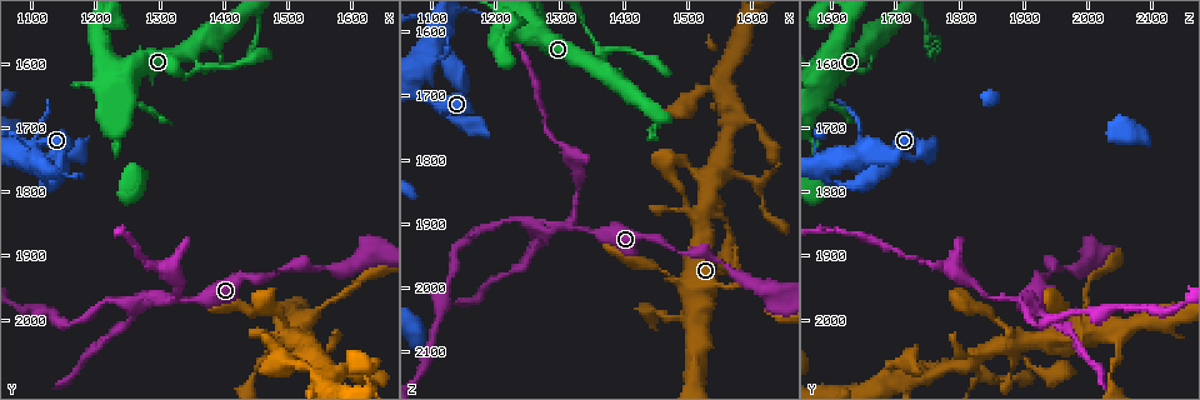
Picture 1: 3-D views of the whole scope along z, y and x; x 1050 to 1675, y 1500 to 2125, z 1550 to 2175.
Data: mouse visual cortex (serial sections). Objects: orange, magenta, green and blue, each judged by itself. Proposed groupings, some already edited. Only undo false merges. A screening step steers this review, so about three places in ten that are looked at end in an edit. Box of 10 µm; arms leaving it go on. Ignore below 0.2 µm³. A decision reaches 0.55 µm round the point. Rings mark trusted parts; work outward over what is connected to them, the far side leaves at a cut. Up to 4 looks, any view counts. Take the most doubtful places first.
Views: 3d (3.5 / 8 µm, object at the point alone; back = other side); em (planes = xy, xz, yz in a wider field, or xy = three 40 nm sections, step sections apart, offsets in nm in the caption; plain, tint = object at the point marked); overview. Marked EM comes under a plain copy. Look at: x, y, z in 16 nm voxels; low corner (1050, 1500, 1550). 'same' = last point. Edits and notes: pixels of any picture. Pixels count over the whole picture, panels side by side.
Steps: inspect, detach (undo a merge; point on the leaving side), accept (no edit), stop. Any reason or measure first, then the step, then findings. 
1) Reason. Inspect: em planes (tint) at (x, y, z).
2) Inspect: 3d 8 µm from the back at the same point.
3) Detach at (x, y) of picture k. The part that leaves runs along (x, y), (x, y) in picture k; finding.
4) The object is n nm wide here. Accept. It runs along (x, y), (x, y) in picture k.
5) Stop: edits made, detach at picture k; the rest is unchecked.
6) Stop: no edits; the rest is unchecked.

Inspect: 3d 3.5 µm at (1360, 1605, 1630).

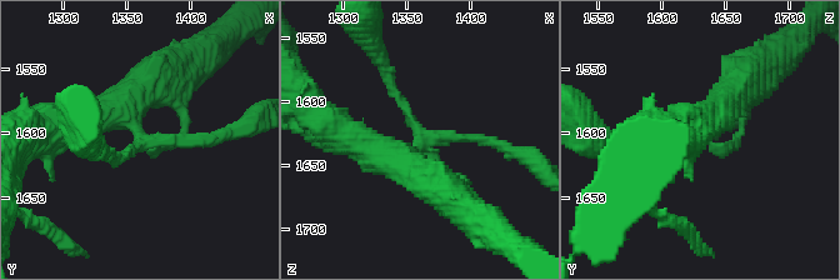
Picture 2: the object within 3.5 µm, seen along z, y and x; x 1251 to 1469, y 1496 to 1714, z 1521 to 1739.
Now the EM. Inspect: em xy step 5 (tint) at (1360, 1606, 1632).

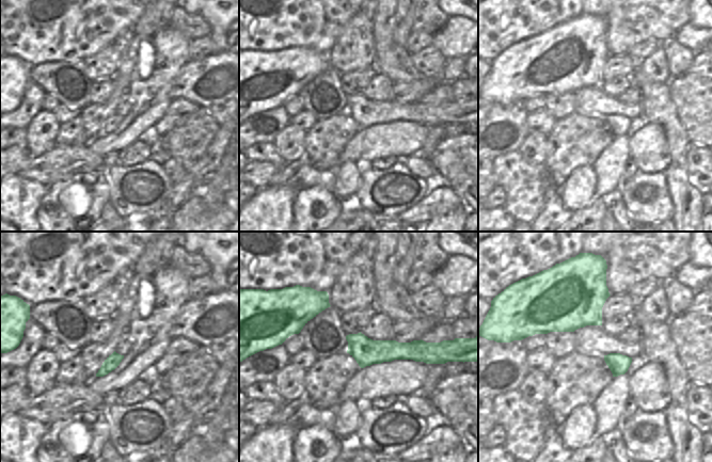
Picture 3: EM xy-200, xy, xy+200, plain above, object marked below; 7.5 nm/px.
Accept. It runs along (75, 126), (114, 110), (144, 141), (221, 134) in picture 2; one cell here.

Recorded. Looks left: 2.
Narrows sharply. Inspect: 3d 8 µm from the back at (1315, 1965, 1905).

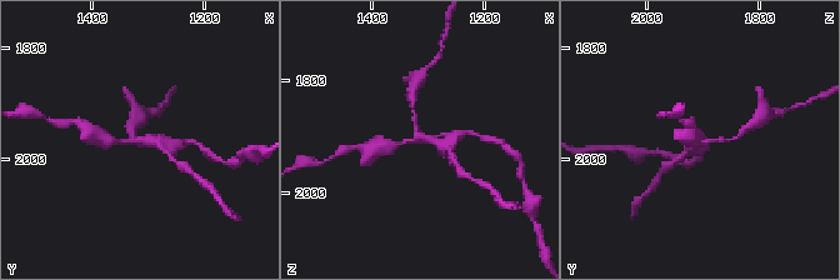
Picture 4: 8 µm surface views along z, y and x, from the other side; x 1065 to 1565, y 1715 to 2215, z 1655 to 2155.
3 arms meet here; the arms are 150, 250, 250 nm wide. Inspect: em xy step 1 (tint) at the same point.

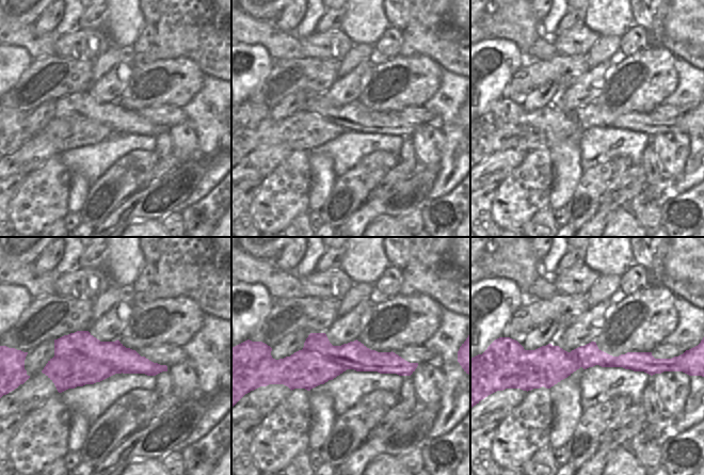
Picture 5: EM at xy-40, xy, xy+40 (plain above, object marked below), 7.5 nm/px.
Detach at (669, 165) of picture 4. A second cell is stuck on.

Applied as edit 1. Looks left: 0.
Stop: edits made, detach at picture 4; the rest is unchecked.

